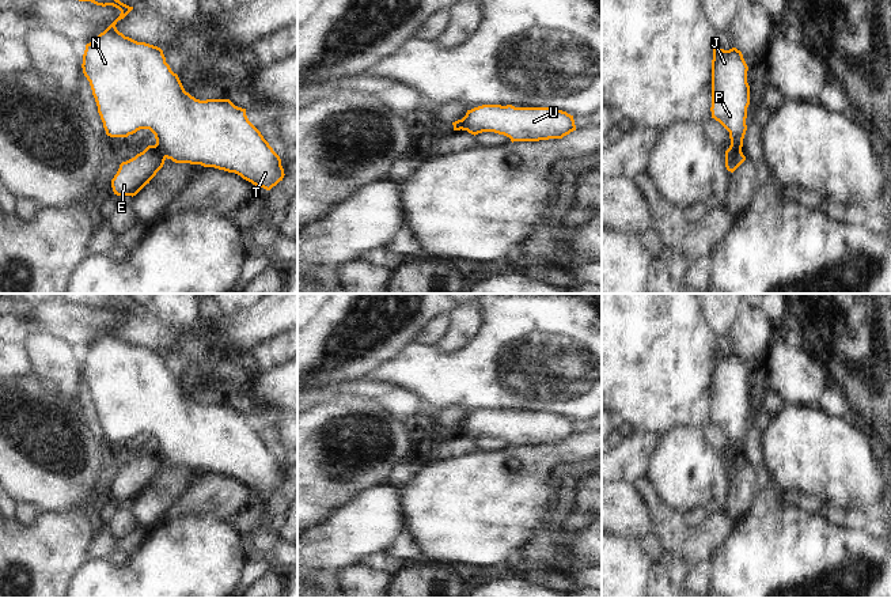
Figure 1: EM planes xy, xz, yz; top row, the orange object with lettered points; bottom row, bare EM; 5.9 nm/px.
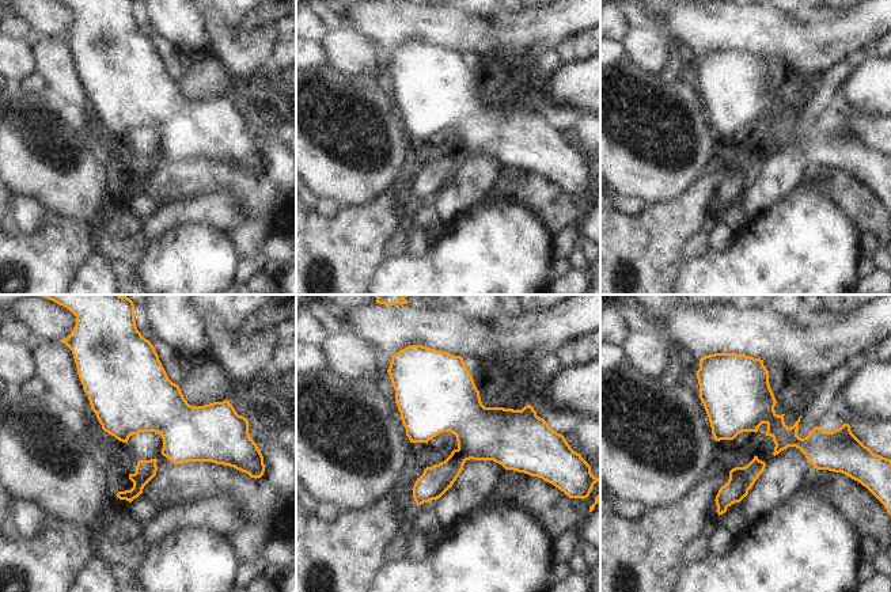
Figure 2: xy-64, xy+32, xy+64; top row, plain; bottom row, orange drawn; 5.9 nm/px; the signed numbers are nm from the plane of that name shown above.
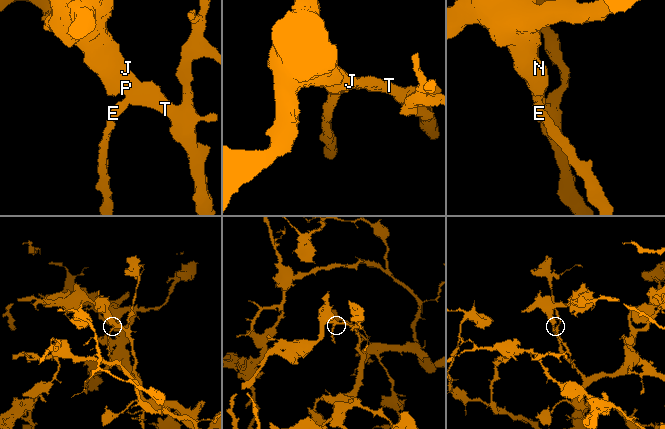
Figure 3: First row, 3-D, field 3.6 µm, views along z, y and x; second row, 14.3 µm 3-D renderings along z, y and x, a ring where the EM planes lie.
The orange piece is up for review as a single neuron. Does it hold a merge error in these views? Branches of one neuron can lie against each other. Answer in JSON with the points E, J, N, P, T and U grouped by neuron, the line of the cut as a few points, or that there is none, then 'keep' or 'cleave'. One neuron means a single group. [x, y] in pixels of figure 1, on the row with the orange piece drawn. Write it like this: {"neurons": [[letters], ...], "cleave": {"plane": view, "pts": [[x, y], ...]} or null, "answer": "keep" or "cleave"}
{"neurons": [["E"], ["J", "N", "P", "T", "U"]], "cleave": {"plane": "xy", "pts": [[155, 144], [165, 158]]}, "answer": "cleave"}

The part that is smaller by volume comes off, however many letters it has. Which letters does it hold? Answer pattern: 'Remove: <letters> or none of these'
Remove: E

